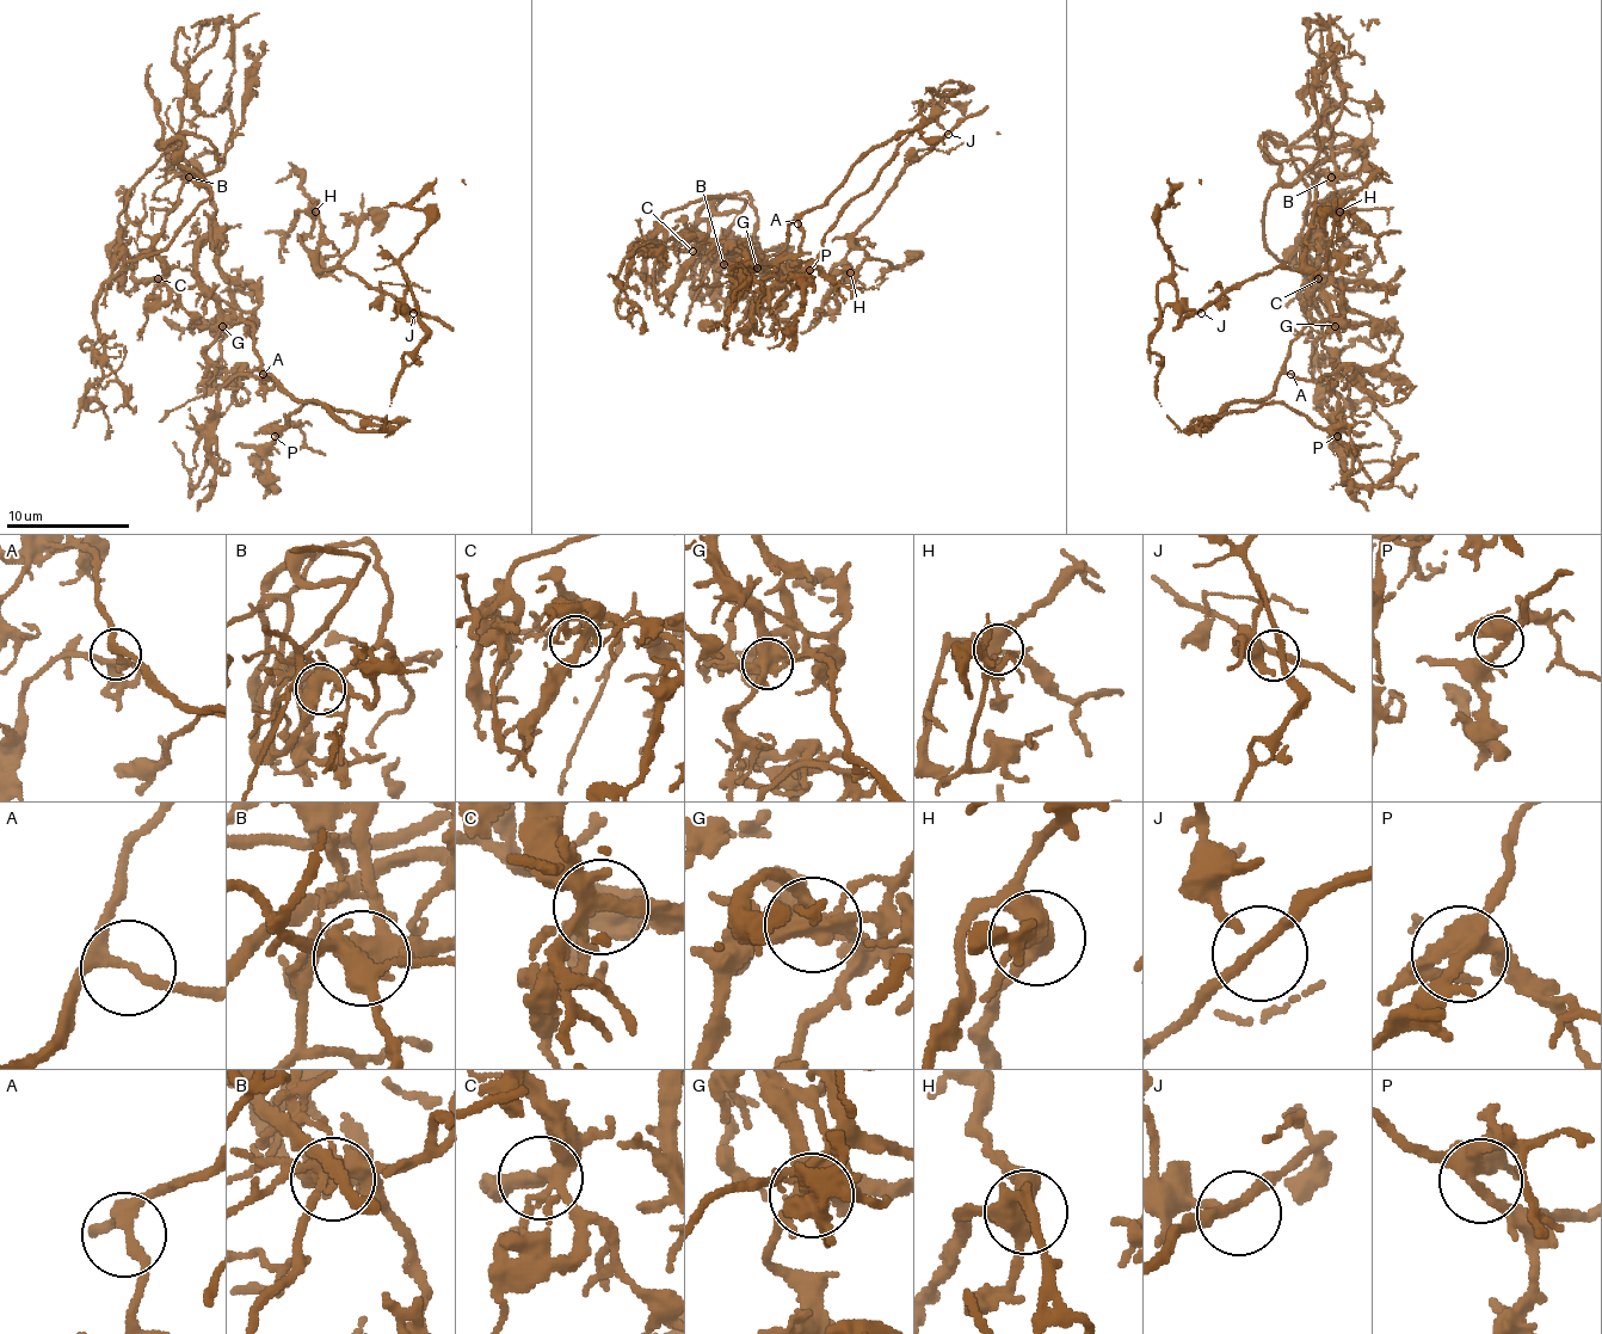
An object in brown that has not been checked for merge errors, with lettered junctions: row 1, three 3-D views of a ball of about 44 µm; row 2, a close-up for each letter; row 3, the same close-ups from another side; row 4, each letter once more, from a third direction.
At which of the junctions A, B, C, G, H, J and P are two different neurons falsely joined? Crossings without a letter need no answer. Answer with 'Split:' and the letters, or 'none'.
Split: G

